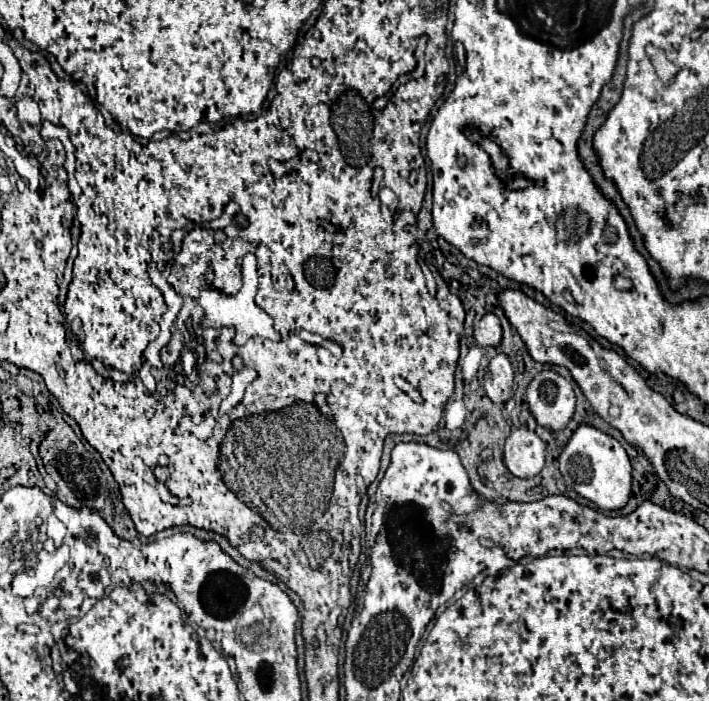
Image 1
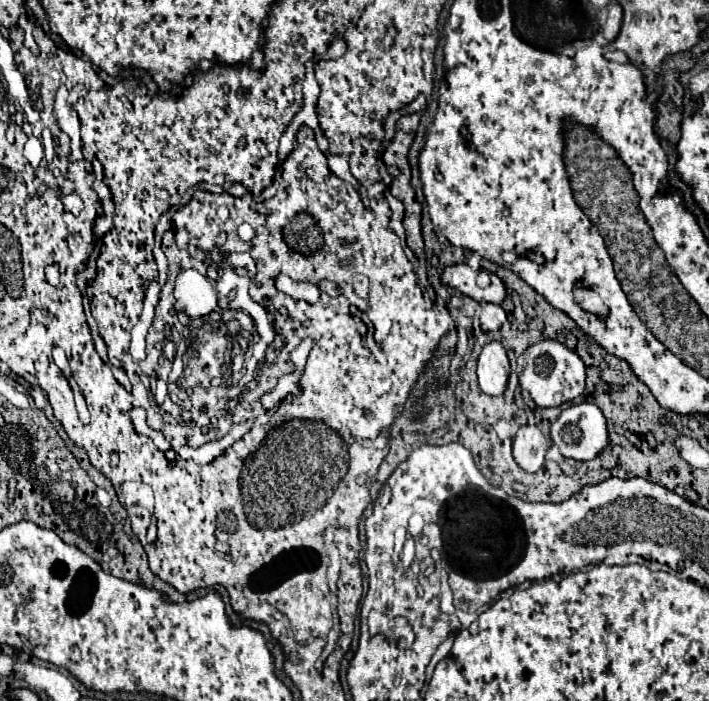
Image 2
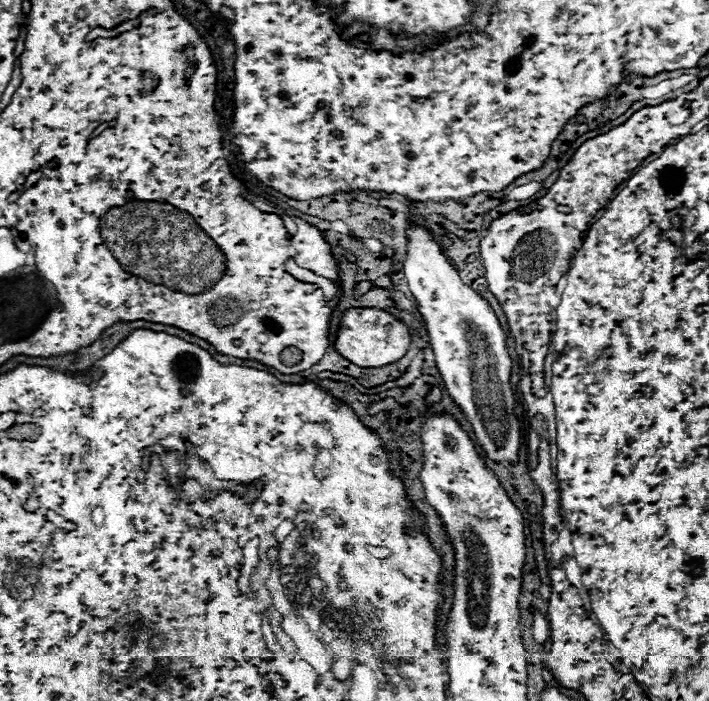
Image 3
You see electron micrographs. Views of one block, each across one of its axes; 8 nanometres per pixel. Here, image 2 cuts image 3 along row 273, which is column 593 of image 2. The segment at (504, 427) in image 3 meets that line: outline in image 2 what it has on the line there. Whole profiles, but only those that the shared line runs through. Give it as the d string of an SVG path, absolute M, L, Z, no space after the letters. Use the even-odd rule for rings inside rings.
M572 404L552 424L552 442L566 458L592 460L608 444L606 418L596 404Z

